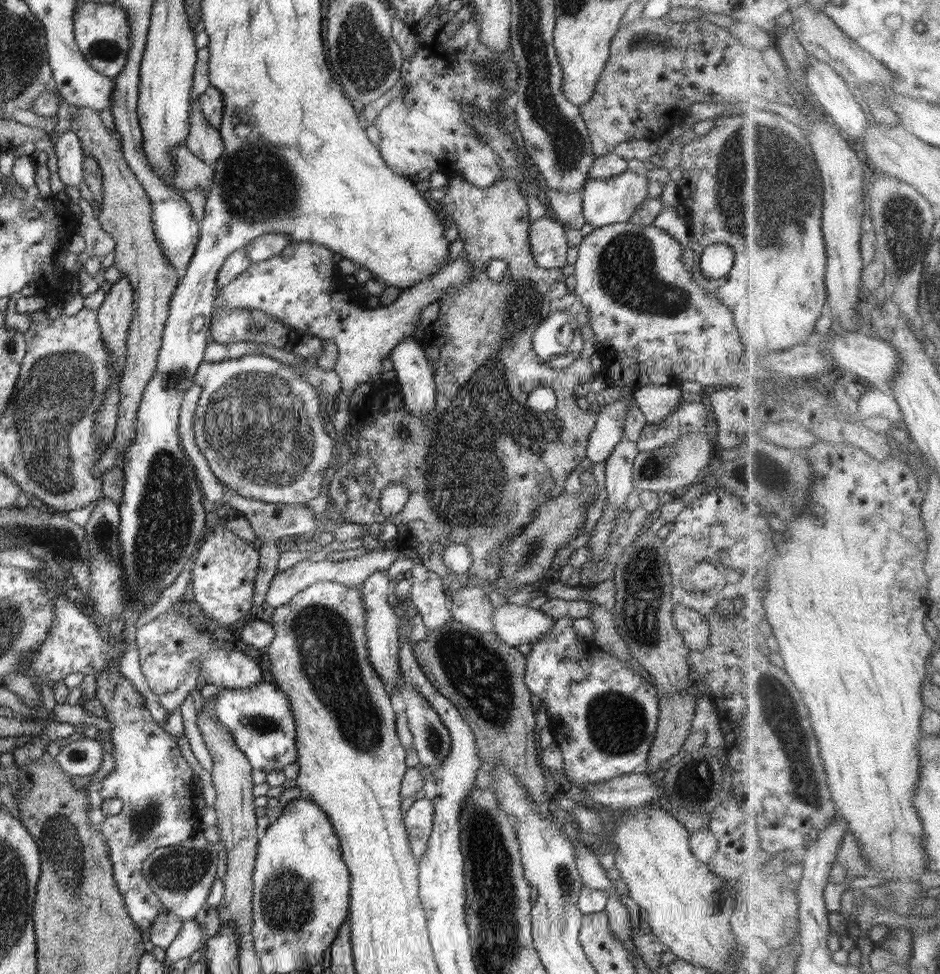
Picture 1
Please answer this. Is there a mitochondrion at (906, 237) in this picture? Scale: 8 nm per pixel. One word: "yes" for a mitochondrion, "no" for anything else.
yes

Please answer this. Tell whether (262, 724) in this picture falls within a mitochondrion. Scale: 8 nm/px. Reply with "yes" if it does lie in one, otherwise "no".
yes

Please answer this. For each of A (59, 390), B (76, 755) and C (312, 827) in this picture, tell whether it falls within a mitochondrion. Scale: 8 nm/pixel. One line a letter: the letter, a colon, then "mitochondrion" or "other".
A: mitochondrion
B: other
C: other

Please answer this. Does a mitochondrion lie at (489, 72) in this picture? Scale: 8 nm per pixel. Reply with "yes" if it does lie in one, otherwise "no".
yes

